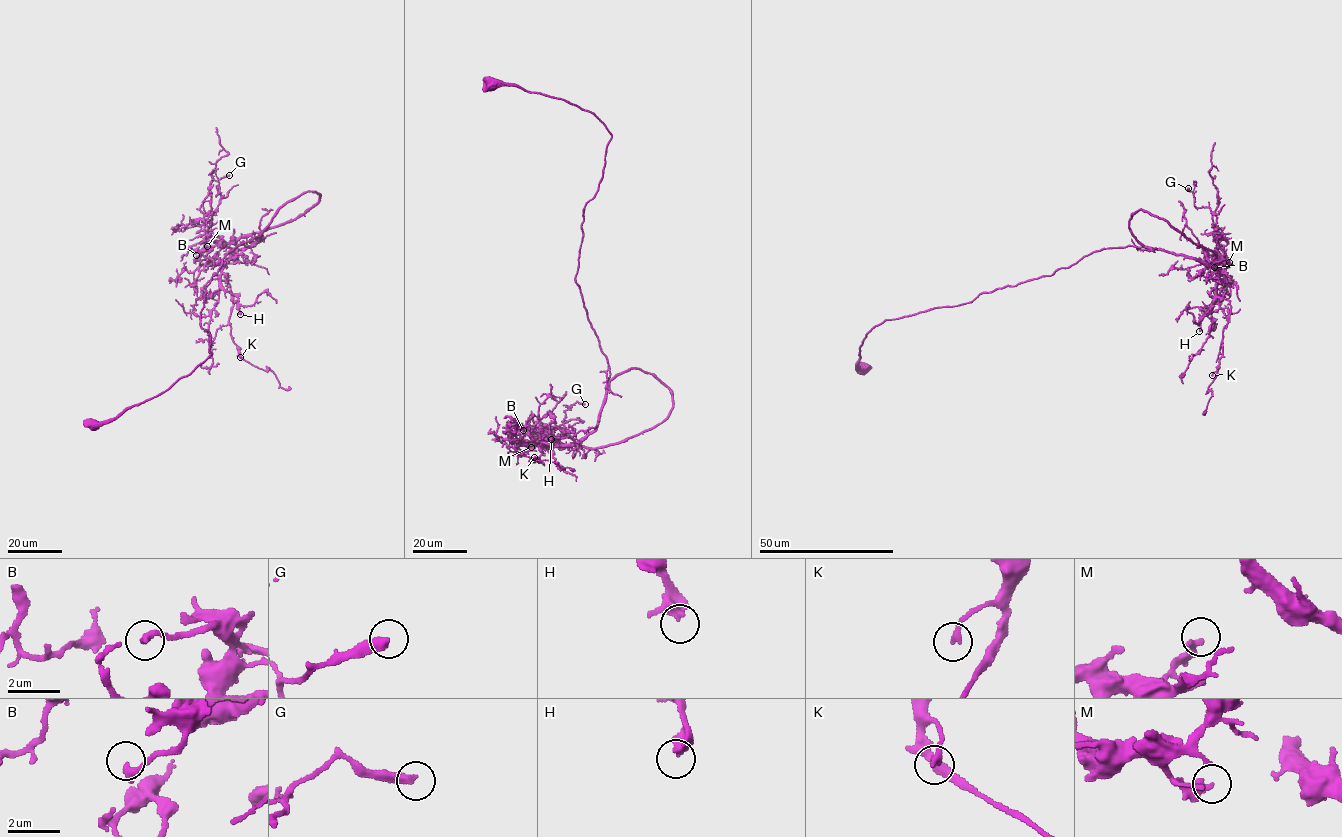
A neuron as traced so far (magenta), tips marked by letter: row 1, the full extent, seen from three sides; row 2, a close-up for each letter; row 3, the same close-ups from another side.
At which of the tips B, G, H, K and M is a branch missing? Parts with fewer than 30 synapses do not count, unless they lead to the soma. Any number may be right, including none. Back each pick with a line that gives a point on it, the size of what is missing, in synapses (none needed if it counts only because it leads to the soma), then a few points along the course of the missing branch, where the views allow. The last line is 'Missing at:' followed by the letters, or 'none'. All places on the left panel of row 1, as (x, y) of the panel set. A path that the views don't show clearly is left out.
H: at (240, 314); about 80 synapses; missing branch runs (240, 314), (262, 323), (270, 346), (281, 355)
Missing at: H

